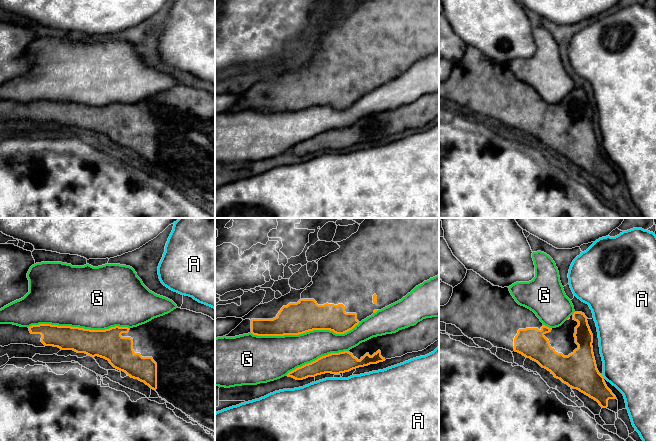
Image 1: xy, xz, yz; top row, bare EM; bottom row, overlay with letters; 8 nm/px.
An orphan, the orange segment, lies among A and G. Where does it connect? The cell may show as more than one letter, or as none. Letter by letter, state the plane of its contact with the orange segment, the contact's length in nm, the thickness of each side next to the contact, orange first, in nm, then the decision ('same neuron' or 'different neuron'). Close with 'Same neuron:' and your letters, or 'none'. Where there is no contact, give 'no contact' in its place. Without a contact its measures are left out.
A: meets orange in yz; contact 40 nm long; 300 nm thick on the orange side, 440 nm on the other; different neuron
G: meets orange in xz; contact 900 nm long; 260 nm thick on the orange side, 300 nm on the other; different neuron
Same neuron: none

